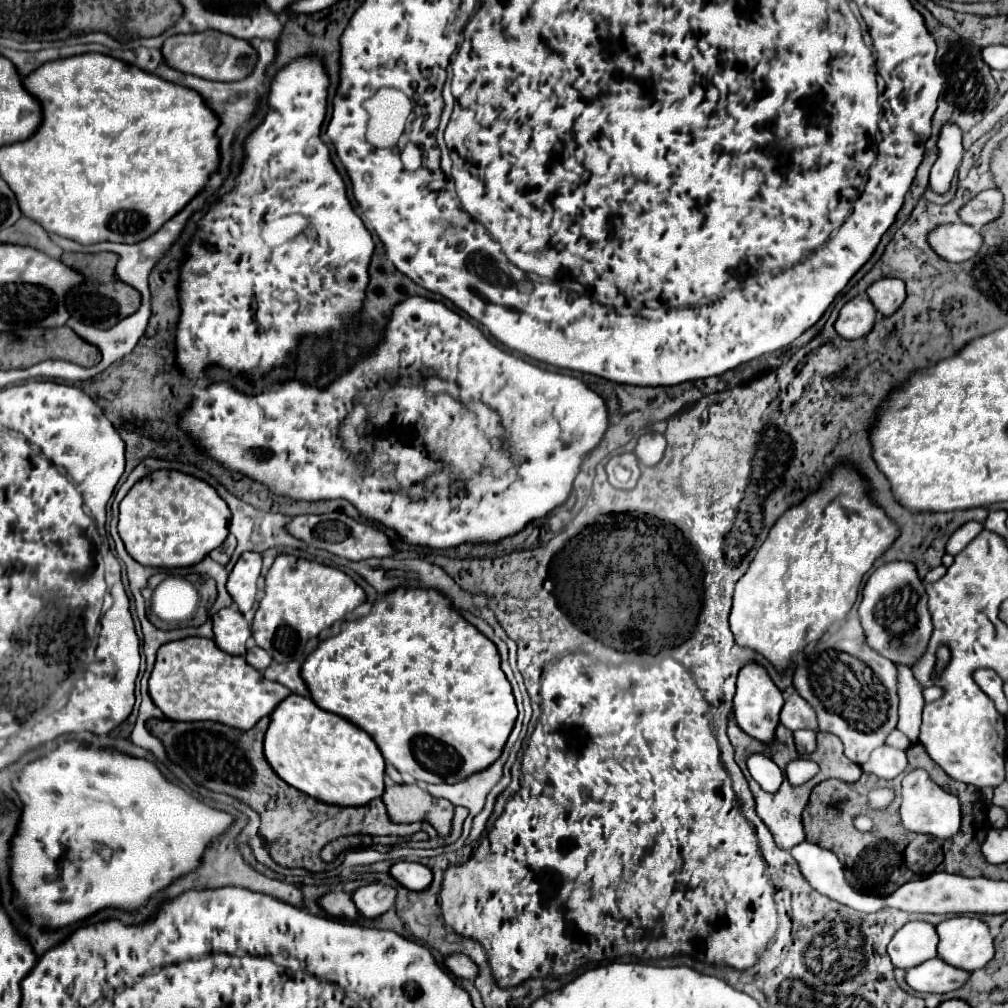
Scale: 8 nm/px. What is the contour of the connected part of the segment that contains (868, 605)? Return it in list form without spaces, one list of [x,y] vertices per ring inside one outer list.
[[[886,563],[886,565],[878,567],[866,581],[862,597],[864,599],[860,603],[858,613],[860,613],[862,627],[866,631],[868,645],[894,663],[904,663],[908,667],[914,665],[916,659],[922,657],[922,653],[928,645],[928,639],[932,635],[932,623],[930,623],[930,613],[928,613],[928,605],[926,605],[928,597],[926,597],[920,577],[916,575],[916,567],[912,567],[912,563]]]

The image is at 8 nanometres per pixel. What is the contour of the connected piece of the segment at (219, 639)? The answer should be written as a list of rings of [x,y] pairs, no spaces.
[[[226,607],[212,617],[212,623],[216,645],[230,655],[244,655],[250,637],[250,623],[244,615],[234,607]]]

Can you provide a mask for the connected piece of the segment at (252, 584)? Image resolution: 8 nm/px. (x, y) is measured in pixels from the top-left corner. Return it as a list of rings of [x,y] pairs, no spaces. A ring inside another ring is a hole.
[[[244,553],[230,577],[228,577],[228,593],[232,595],[234,603],[238,605],[238,609],[242,613],[250,611],[252,605],[254,605],[254,599],[256,599],[256,581],[260,577],[260,569],[262,569],[262,555],[260,553]]]

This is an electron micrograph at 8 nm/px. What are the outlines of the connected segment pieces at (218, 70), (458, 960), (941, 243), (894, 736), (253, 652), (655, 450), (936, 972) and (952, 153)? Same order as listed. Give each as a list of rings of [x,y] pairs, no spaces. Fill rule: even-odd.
[[[202,31],[192,35],[168,37],[162,47],[162,55],[170,67],[212,81],[246,79],[252,73],[252,67],[256,67],[256,49],[248,41],[234,39],[232,35],[224,35],[220,31]]]
[[[450,955],[446,959],[446,967],[458,977],[458,979],[474,979],[478,969],[476,963],[472,963],[472,959],[468,959],[466,955]]]
[[[952,223],[934,229],[928,241],[942,259],[962,263],[972,259],[976,251],[980,251],[980,243],[984,243],[984,237],[978,229],[966,223]]]
[[[894,729],[894,731],[888,735],[886,745],[896,747],[896,749],[906,749],[906,747],[910,747],[910,741],[908,741],[908,737],[906,737],[904,733],[900,733],[898,729]]]
[[[252,645],[252,647],[248,649],[248,653],[246,653],[246,661],[248,661],[254,669],[264,671],[264,669],[272,663],[272,657],[270,657],[264,649],[260,649],[258,645]]]
[[[646,433],[646,435],[642,435],[638,439],[638,445],[636,445],[634,453],[636,453],[642,467],[654,467],[654,465],[658,465],[662,461],[664,449],[666,449],[664,435]]]
[[[934,957],[908,969],[906,981],[920,993],[948,993],[962,987],[968,981],[968,975],[970,973],[944,963],[940,957]]]
[[[946,123],[938,139],[938,149],[940,155],[930,173],[930,189],[938,195],[944,195],[950,189],[950,183],[962,161],[962,131],[956,125]]]

